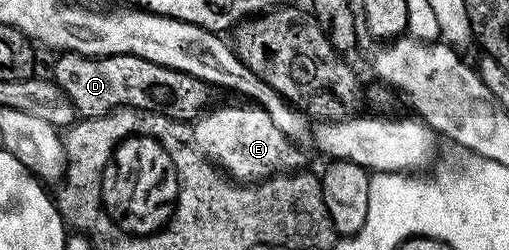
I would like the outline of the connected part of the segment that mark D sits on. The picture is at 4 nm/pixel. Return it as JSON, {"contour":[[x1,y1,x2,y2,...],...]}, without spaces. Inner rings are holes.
{"contour":[[62,52,58,57,61,58,53,65,52,80,65,92,82,118,127,108,165,113,177,121,189,123,206,112,210,104,211,89,205,82,130,53,114,57,85,57,81,53]]}

